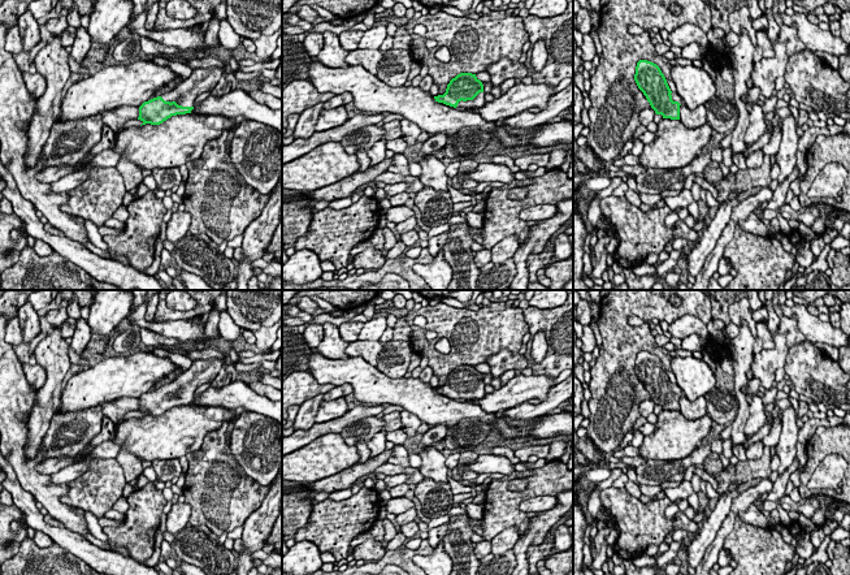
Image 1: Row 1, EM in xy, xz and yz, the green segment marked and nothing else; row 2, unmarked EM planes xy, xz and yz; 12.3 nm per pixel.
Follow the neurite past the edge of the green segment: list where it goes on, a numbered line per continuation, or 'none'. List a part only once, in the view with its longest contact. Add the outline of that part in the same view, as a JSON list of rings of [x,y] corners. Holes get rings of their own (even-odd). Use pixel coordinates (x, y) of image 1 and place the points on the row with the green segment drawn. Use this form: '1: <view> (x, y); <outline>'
1: xy (202, 80); [[[225,64],[221,68],[209,66],[195,69],[186,81],[162,94],[161,98],[165,101],[175,101],[182,107],[194,107],[196,98],[203,92],[213,90],[226,70],[229,70],[229,66]]]

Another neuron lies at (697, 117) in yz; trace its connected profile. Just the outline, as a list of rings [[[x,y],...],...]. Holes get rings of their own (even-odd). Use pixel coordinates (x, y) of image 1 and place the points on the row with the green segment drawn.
[[[681,103],[680,121],[689,129],[703,126],[707,124],[707,109],[704,105],[698,105],[691,111],[684,103]]]

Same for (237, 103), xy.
[[[231,90],[222,96],[211,95],[199,107],[194,105],[191,113],[225,116],[229,118],[243,116],[244,120],[265,124],[282,134],[282,109],[276,111],[260,104],[243,90]]]

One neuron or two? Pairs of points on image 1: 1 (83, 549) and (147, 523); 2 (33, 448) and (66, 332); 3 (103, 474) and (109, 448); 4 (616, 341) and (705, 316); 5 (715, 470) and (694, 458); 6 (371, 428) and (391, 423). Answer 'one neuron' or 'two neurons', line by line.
1: two neurons
2: two neurons
3: two neurons
4: one neuron
5: two neurons
6: two neurons

